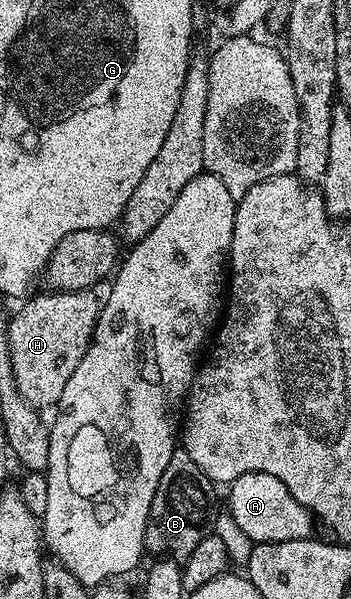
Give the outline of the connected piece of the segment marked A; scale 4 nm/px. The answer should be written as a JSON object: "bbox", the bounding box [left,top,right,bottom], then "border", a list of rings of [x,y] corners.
{"bbox":[224,472,316,544],"border":[[[249,472],[240,474],[240,478],[230,481],[224,504],[228,507],[228,515],[244,534],[255,544],[271,544],[272,542],[288,542],[289,540],[308,540],[315,535],[314,528],[310,523],[315,523],[316,517],[308,509],[296,502],[280,482],[280,478],[272,478],[272,474],[260,474]]]}

